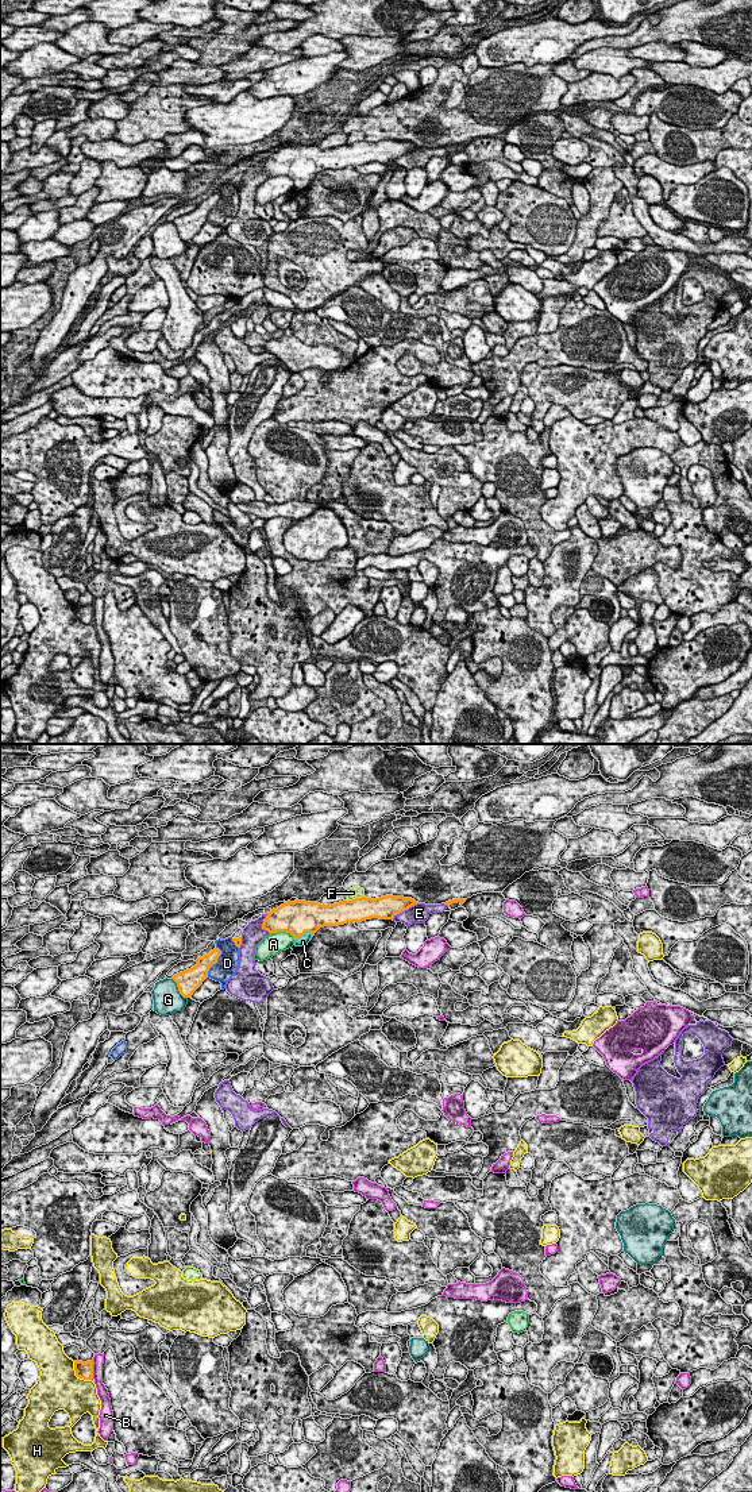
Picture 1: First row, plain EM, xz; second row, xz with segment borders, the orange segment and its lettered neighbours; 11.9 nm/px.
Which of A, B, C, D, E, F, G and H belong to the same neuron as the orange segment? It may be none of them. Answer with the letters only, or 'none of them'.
C

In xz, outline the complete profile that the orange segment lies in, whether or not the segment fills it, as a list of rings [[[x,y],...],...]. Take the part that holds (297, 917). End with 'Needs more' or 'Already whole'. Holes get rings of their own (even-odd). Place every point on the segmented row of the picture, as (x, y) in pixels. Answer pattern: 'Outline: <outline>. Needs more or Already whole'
Outline: [[[393,895],[375,899],[362,897],[324,906],[319,902],[288,901],[267,913],[262,929],[270,934],[290,933],[296,947],[306,947],[320,928],[355,924],[371,918],[393,920],[417,903],[412,898]]]. Needs more

